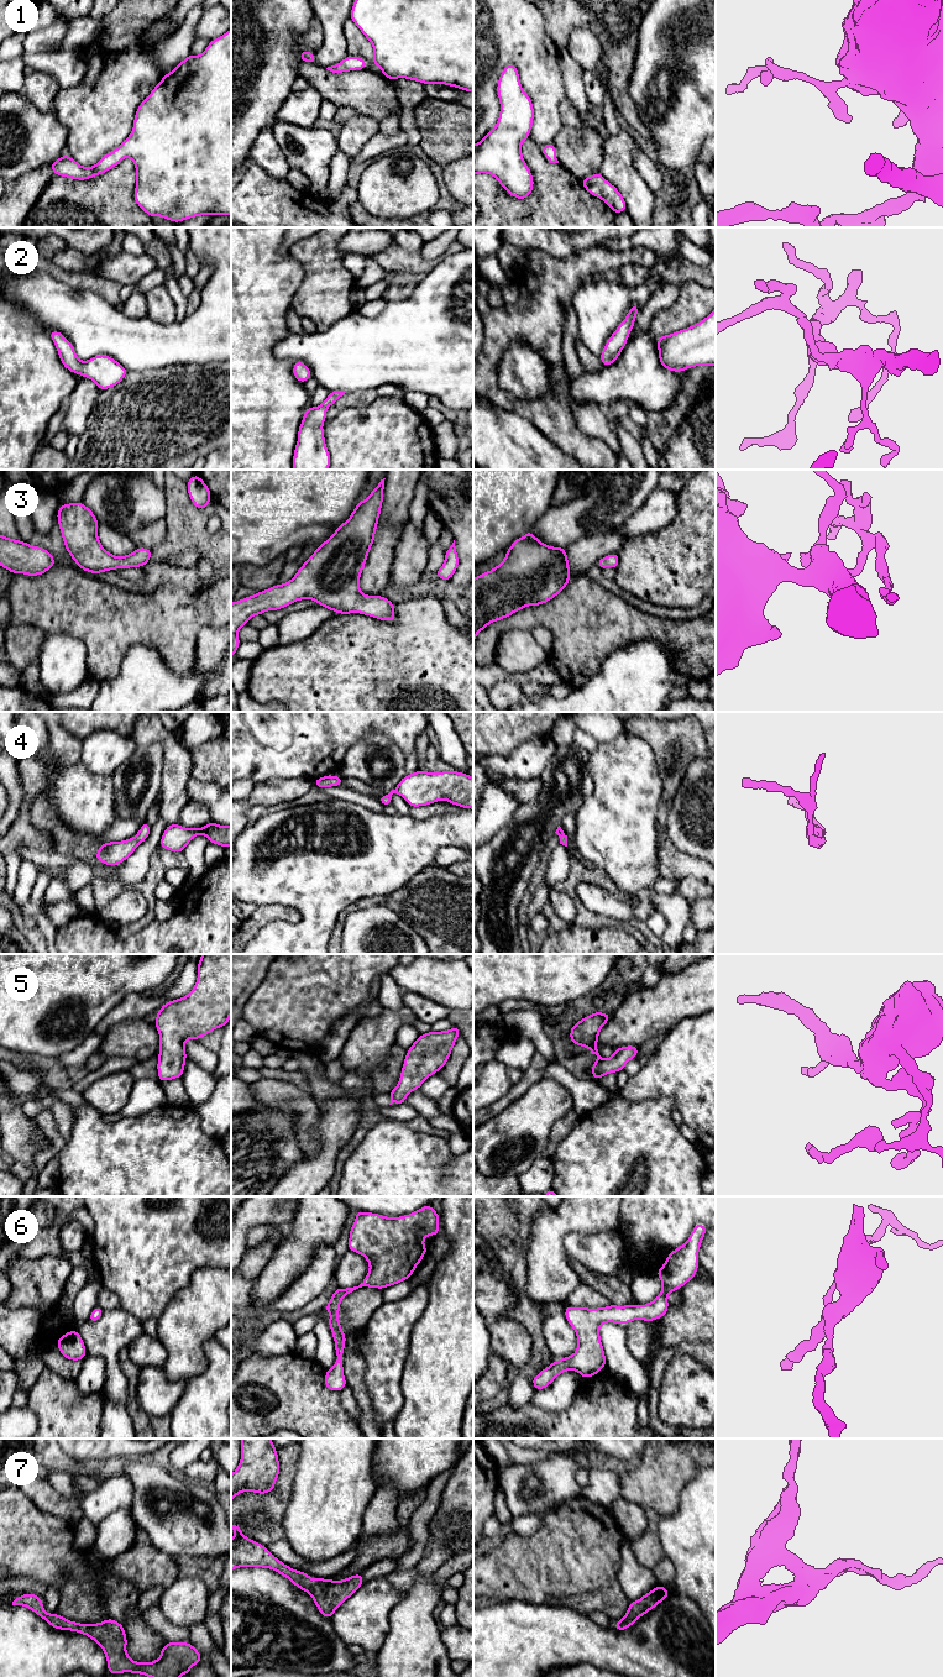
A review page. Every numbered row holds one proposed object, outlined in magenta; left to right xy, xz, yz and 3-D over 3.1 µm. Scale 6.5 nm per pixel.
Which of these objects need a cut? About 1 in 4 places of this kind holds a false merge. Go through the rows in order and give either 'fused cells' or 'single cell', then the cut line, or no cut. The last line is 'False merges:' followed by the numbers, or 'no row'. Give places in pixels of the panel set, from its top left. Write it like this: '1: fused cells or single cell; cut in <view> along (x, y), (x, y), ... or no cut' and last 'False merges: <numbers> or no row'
1: single cell; no cut
2: single cell; no cut
3: single cell; no cut
4: single cell; no cut
5: single cell; no cut
6: single cell; no cut
7: single cell; no cut
False merges: no row

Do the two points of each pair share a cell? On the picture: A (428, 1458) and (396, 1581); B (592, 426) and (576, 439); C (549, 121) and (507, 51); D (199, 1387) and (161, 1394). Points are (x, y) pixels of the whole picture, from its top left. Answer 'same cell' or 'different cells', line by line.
A: different cells
B: different cells
C: same cell
D: different cells

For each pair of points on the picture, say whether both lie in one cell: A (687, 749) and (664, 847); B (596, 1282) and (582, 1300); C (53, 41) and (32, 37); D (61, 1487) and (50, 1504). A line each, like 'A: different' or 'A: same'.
A: same
B: different
C: same
D: different

